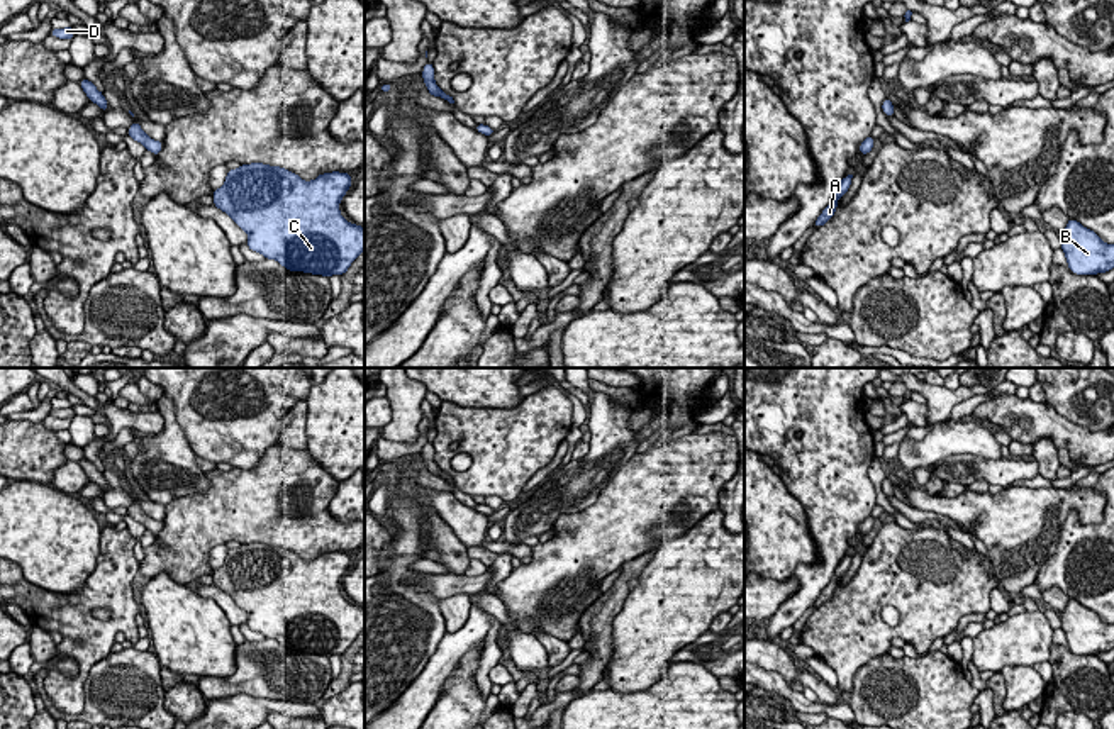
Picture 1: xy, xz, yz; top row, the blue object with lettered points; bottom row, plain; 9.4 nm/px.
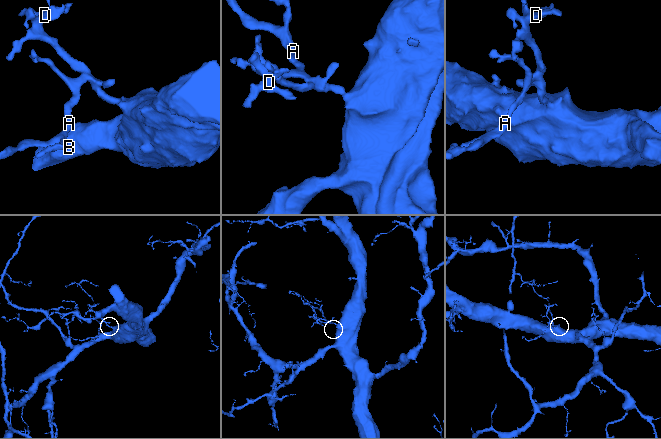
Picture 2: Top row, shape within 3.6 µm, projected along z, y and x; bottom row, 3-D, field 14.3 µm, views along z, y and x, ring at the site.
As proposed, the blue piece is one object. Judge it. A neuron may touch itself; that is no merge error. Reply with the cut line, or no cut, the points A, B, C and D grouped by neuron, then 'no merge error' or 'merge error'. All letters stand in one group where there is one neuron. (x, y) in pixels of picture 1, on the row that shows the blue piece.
cut none; groups A B C D; no merge error

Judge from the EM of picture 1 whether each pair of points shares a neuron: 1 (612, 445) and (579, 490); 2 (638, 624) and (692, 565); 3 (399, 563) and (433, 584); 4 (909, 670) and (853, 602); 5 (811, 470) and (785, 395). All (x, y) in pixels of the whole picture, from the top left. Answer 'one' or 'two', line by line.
1: one
2: one
3: two
4: two
5: one

